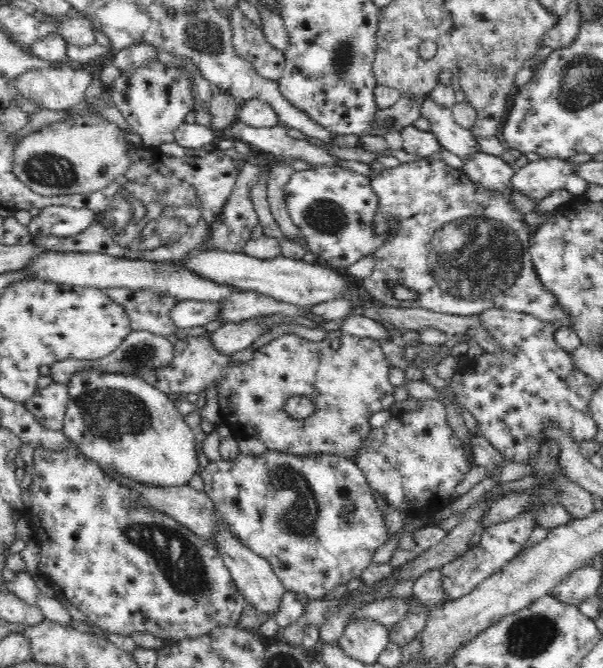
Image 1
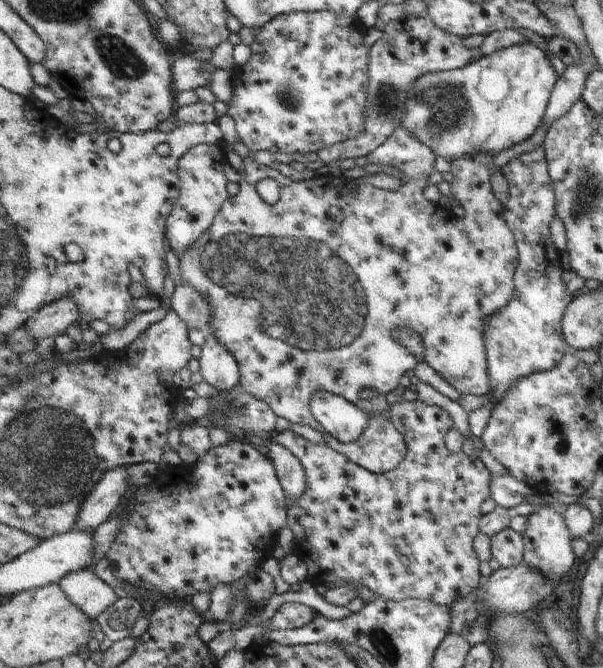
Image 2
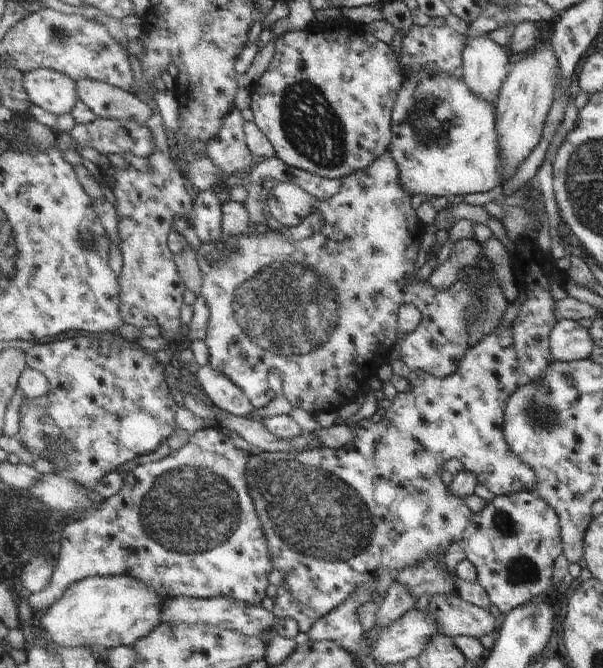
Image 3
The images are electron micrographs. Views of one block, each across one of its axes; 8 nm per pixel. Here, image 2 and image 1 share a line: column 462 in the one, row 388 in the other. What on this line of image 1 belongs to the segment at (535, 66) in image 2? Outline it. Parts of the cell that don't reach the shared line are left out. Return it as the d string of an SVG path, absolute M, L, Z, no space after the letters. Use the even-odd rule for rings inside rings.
M78 372L74 374L72 380L68 382L69 400L65 411L65 418L63 420L62 434L66 439L74 445L74 448L87 456L89 460L96 462L104 471L112 472L118 479L128 480L136 485L144 487L162 487L174 488L189 485L192 477L199 473L200 462L198 462L198 454L195 448L195 430L191 429L186 422L183 422L183 417L180 414L177 405L174 401L170 400L169 396L154 387L152 383L145 381L142 376L132 377L122 374L114 374L108 372Z

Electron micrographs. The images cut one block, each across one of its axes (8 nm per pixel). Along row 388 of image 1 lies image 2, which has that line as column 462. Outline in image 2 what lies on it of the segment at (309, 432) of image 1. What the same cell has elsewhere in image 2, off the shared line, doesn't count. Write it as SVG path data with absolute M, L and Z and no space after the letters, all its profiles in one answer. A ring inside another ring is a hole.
M403 127L398 128L385 144L376 148L367 157L367 160L371 163L387 164L398 168L404 176L410 179L404 182L403 186L397 191L389 191L369 184L363 184L359 180L347 179L344 176L335 177L333 174L322 170L319 170L309 180L295 182L295 180L283 176L276 169L259 164L259 162L252 159L252 153L250 153L243 161L244 172L239 182L239 192L227 202L224 202L220 213L217 214L216 220L213 221L209 230L206 230L201 235L201 238L180 256L181 284L195 287L195 290L198 290L199 294L202 294L212 304L212 319L210 320L208 332L213 334L216 339L219 339L237 359L243 388L258 399L265 401L278 417L283 417L299 425L310 426L319 431L327 445L332 446L335 450L347 456L347 458L352 459L353 462L374 473L388 473L395 470L407 456L406 438L391 422L390 415L386 414L391 404L385 401L385 396L399 388L399 380L401 380L401 376L407 370L412 369L414 371L417 365L421 364L419 358L395 338L394 332L397 329L414 329L417 334L420 334L423 344L426 346L425 362L429 363L429 366L432 366L461 394L487 394L491 390L491 385L488 371L489 361L488 351L486 350L486 336L484 333L486 320L490 319L493 314L498 313L498 310L504 309L512 301L513 295L516 293L514 274L519 266L521 254L519 253L516 238L508 225L507 219L504 217L504 206L502 202L497 200L497 196L493 194L493 188L491 188L491 176L496 171L491 166L491 156L474 153L469 157L463 157L451 163L451 166L455 166L454 176L459 176L459 186L461 186L461 182L467 184L467 204L465 204L466 214L464 217L457 217L452 210L430 202L423 194L423 190L425 190L427 182L429 182L429 176L433 173L435 156L436 154L426 144L409 134L408 130ZM267 177L273 178L279 186L280 197L274 205L267 204L257 192L257 184ZM325 324L327 324L327 328L339 330L341 334L315 334L315 332L323 330ZM365 388L371 388L373 396L361 397L360 394ZM320 391L329 391L332 397L347 399L362 411L368 412L370 421L361 438L350 443L341 442L316 419L316 416L311 411L310 403L316 393Z

